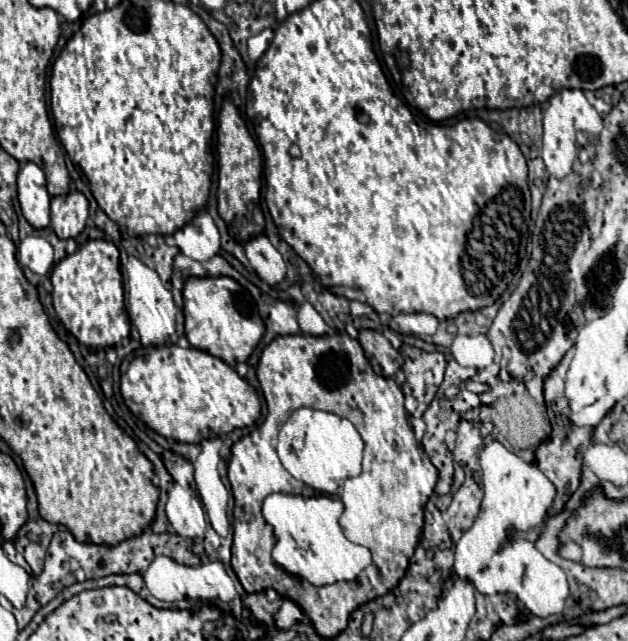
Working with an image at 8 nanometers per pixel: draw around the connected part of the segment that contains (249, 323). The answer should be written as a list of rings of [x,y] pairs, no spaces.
[[[189,278],[183,288],[183,302],[185,336],[189,344],[221,358],[231,368],[235,368],[239,362],[247,362],[253,348],[265,334],[265,324],[257,312],[257,304],[233,278]]]

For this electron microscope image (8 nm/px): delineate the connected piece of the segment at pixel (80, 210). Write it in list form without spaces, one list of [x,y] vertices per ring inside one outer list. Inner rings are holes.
[[[81,192],[51,198],[51,230],[61,238],[77,238],[87,222],[89,202]]]

